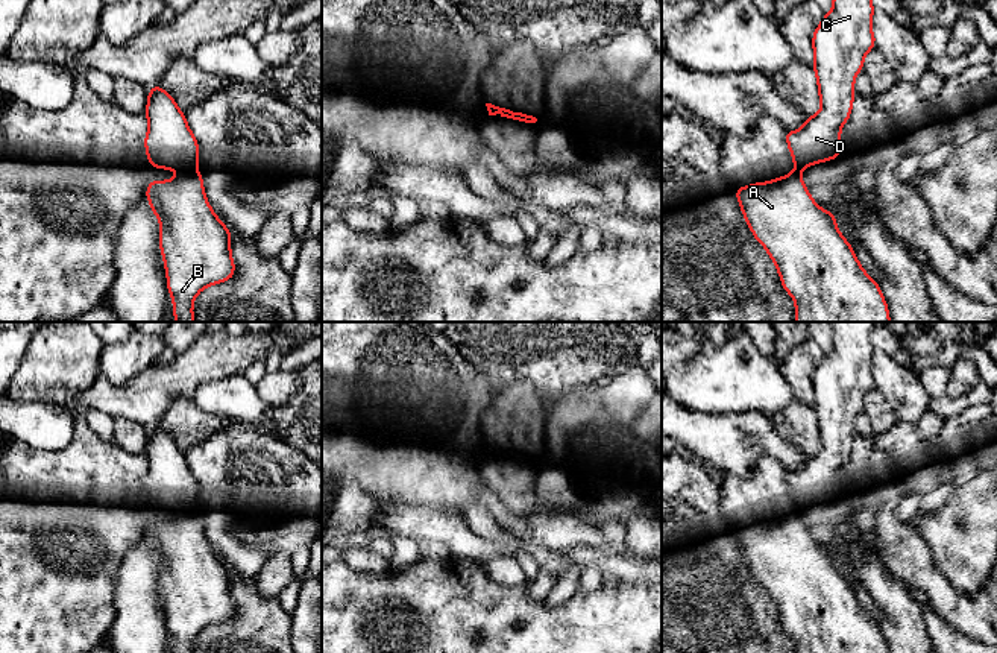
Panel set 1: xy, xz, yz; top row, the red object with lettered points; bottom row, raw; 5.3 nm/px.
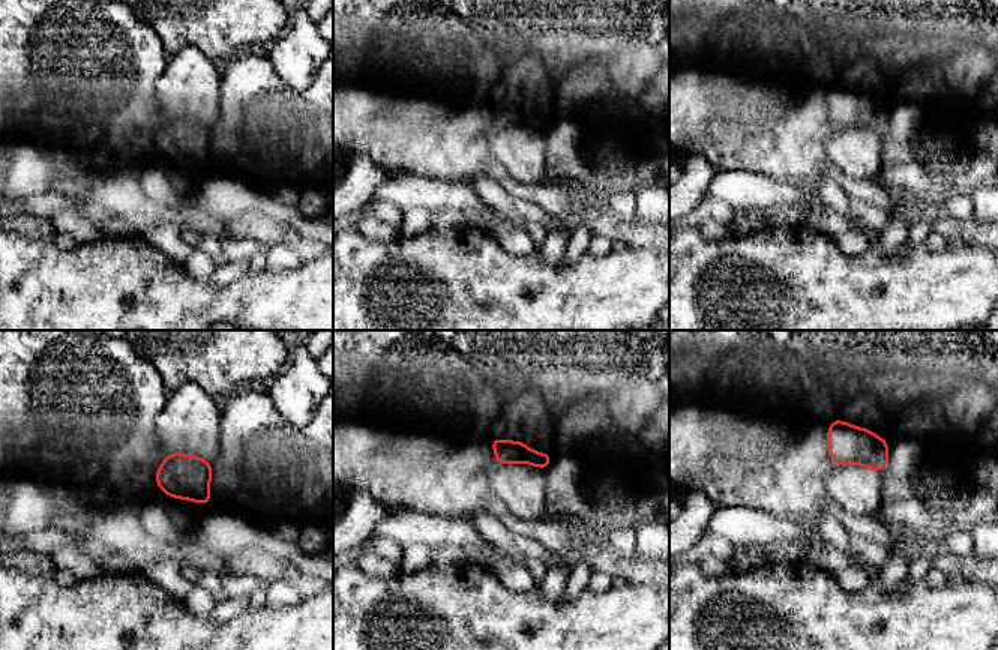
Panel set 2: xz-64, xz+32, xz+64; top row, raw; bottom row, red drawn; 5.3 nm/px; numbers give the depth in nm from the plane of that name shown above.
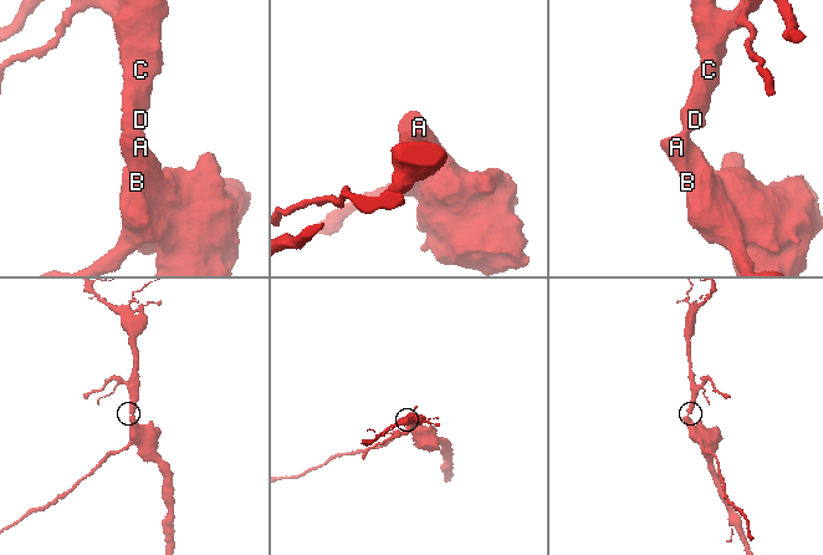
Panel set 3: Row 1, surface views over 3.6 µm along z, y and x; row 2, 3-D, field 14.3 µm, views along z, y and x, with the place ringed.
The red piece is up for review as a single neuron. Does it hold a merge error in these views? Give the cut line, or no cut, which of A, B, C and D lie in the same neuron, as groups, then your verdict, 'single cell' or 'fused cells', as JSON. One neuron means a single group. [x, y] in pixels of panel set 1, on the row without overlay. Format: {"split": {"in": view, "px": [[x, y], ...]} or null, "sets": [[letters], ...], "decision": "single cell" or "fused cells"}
{"split": {"in": "xy", "px": [[194, 509], [184, 512]]}, "sets": [["A", "B"], ["C", "D"]], "decision": "fused cells"}

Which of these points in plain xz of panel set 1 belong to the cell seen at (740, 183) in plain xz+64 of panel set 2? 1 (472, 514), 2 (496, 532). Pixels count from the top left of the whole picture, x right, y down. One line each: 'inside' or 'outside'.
1: outside
2: outside

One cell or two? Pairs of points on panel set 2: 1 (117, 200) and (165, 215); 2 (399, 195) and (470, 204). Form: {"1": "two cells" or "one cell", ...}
{"1": "one cell", "2": "one cell"}

